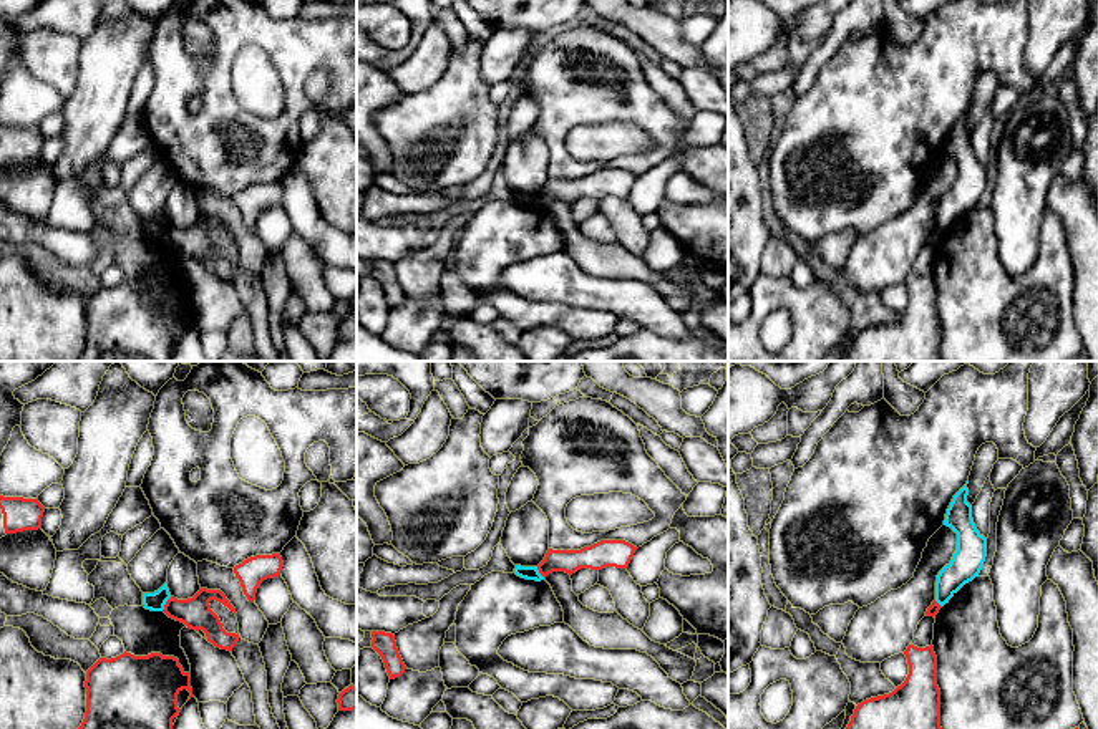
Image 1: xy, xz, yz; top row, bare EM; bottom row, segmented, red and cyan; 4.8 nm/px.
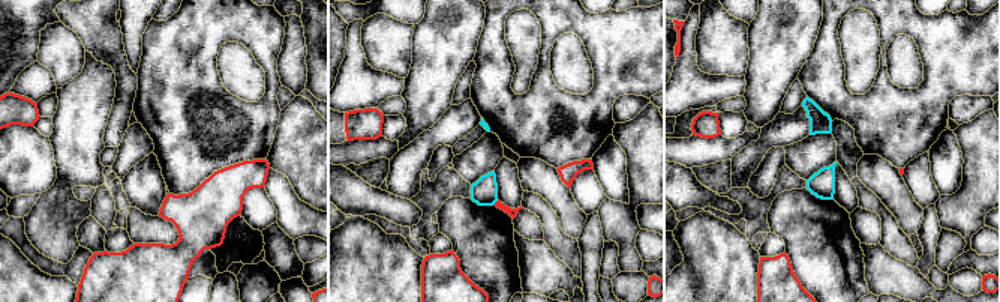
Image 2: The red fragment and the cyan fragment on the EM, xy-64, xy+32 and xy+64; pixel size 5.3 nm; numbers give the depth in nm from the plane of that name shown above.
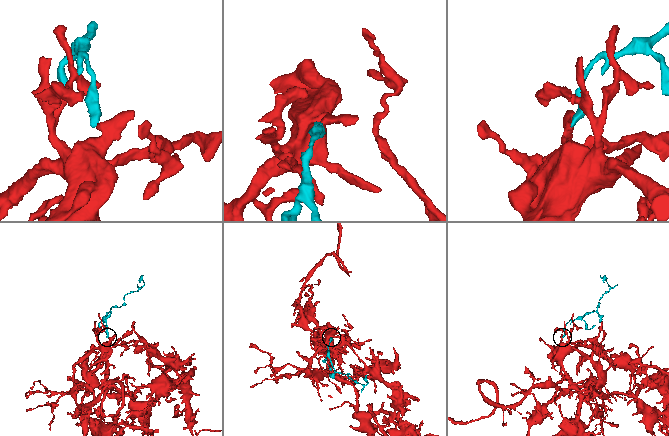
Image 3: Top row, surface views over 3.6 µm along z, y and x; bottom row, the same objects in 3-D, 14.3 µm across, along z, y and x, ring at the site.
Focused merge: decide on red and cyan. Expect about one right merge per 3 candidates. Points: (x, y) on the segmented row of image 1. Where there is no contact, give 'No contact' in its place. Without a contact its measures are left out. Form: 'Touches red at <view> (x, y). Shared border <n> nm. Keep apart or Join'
Touches red at xy (166, 603). Shared border 90 nm. Keep apart

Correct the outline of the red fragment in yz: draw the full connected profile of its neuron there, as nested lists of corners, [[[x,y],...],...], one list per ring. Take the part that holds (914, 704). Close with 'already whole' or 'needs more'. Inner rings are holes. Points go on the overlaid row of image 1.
[[[909,645],[906,681],[892,693],[856,706],[846,729],[942,729],[934,646]]]; already whole

